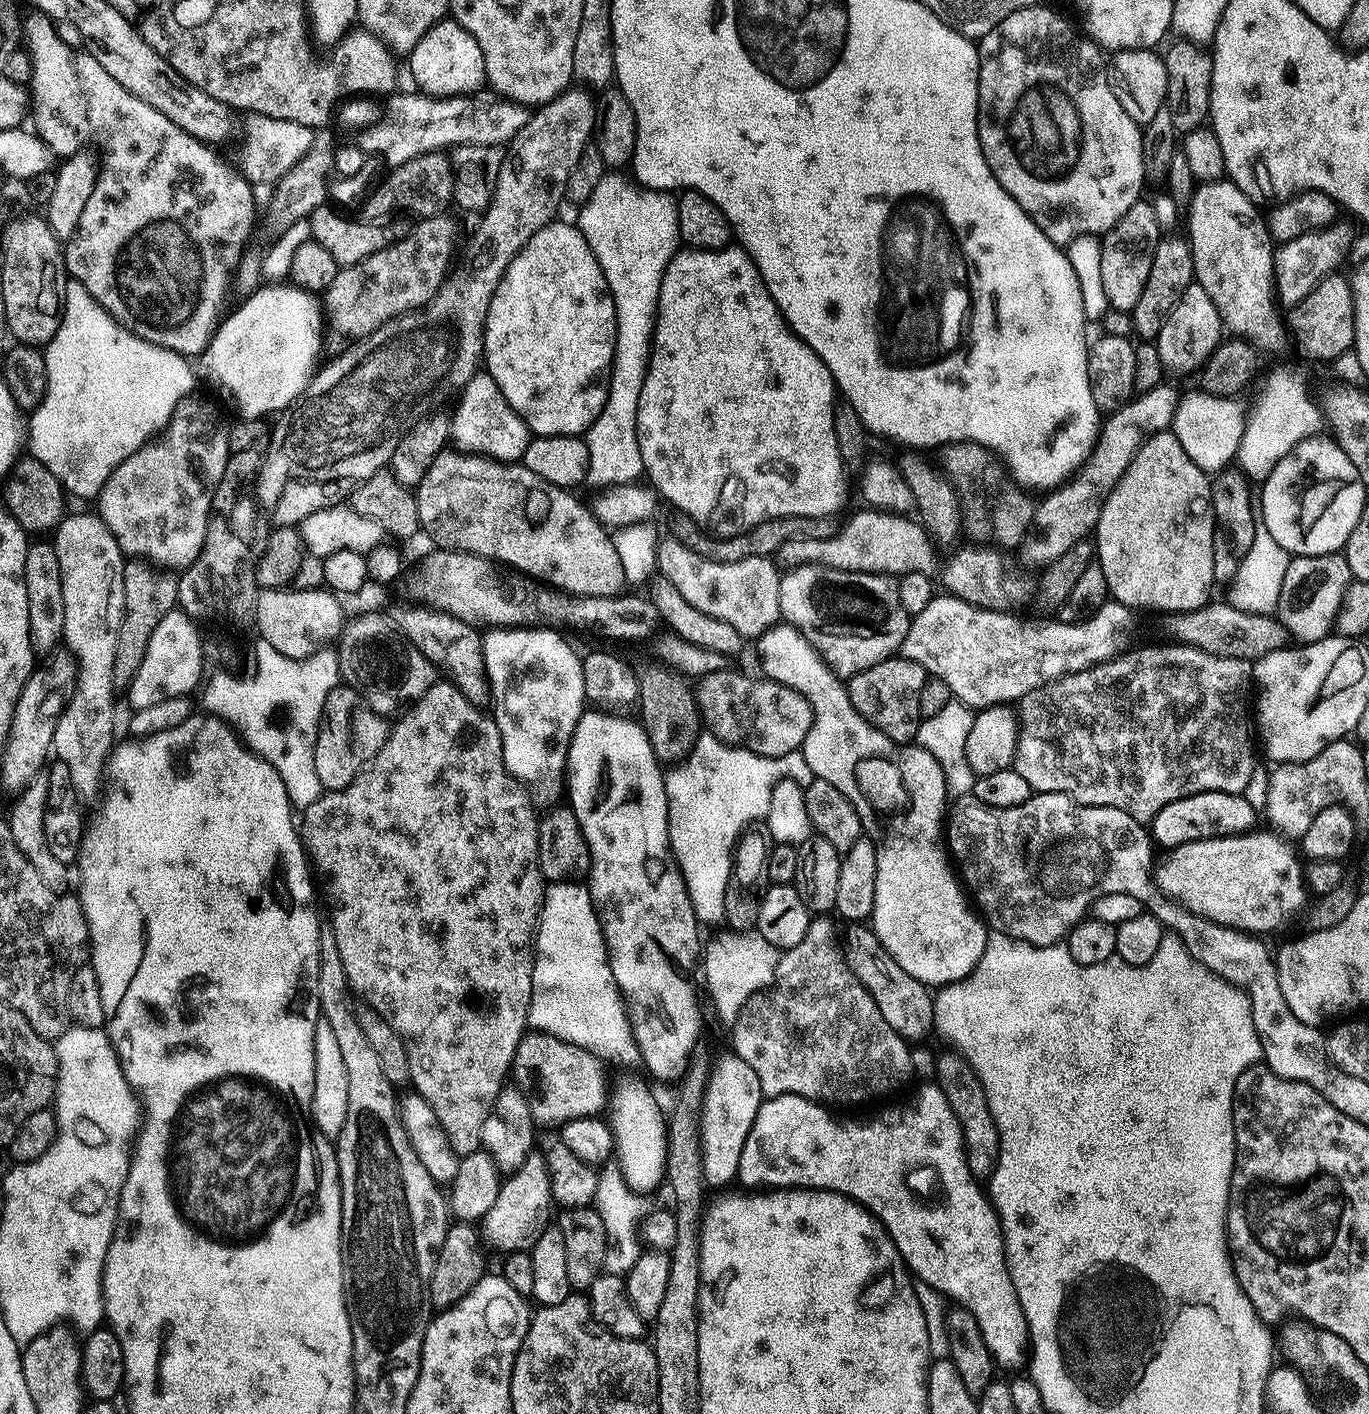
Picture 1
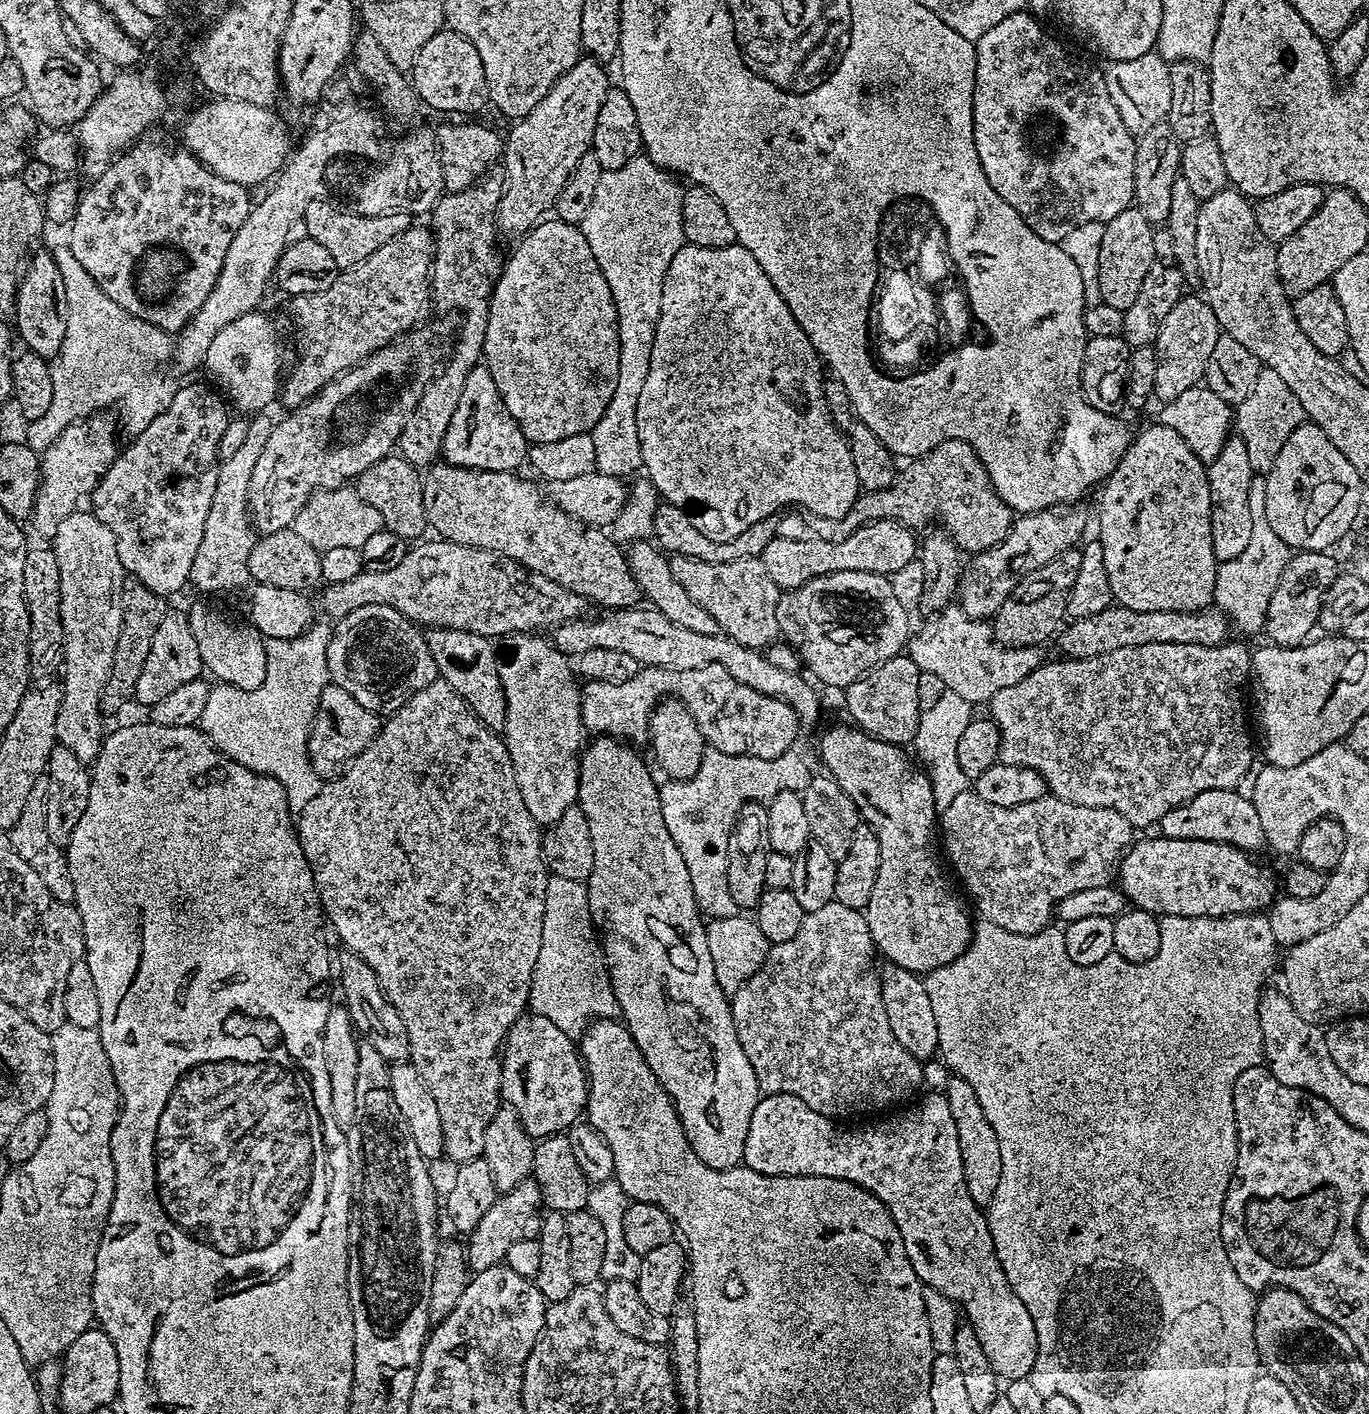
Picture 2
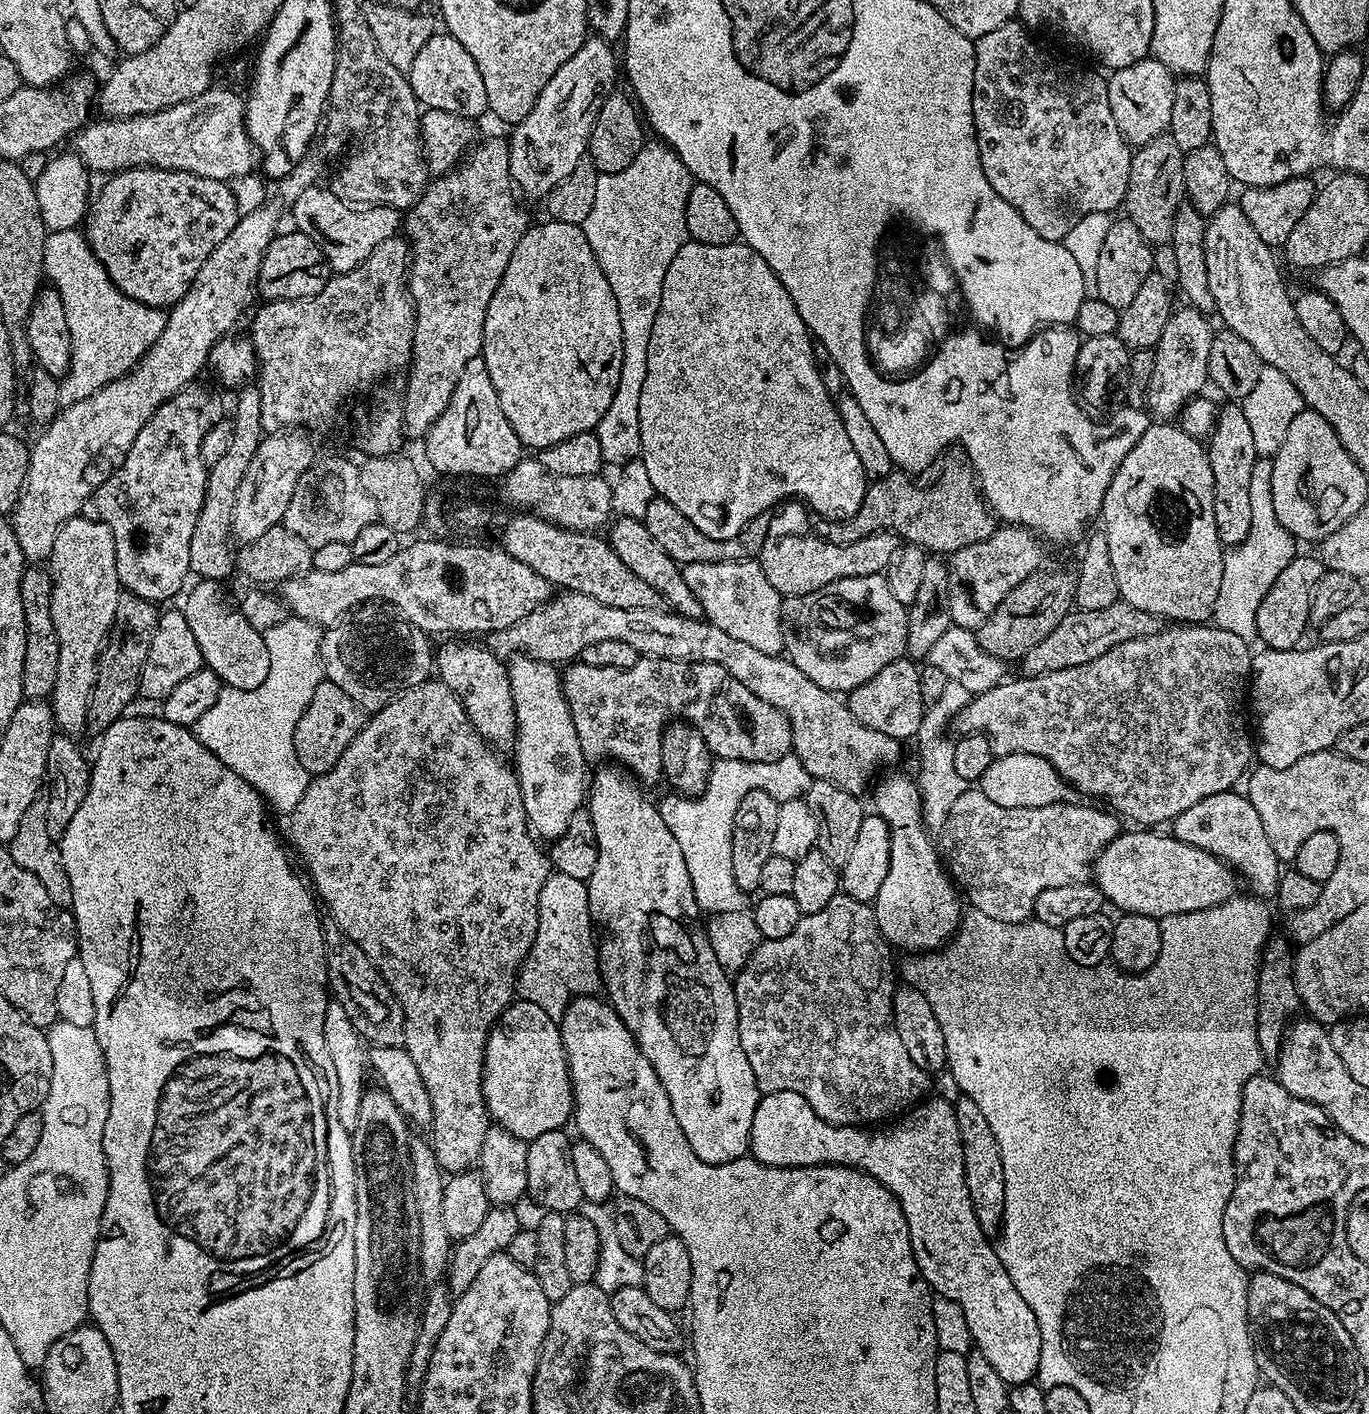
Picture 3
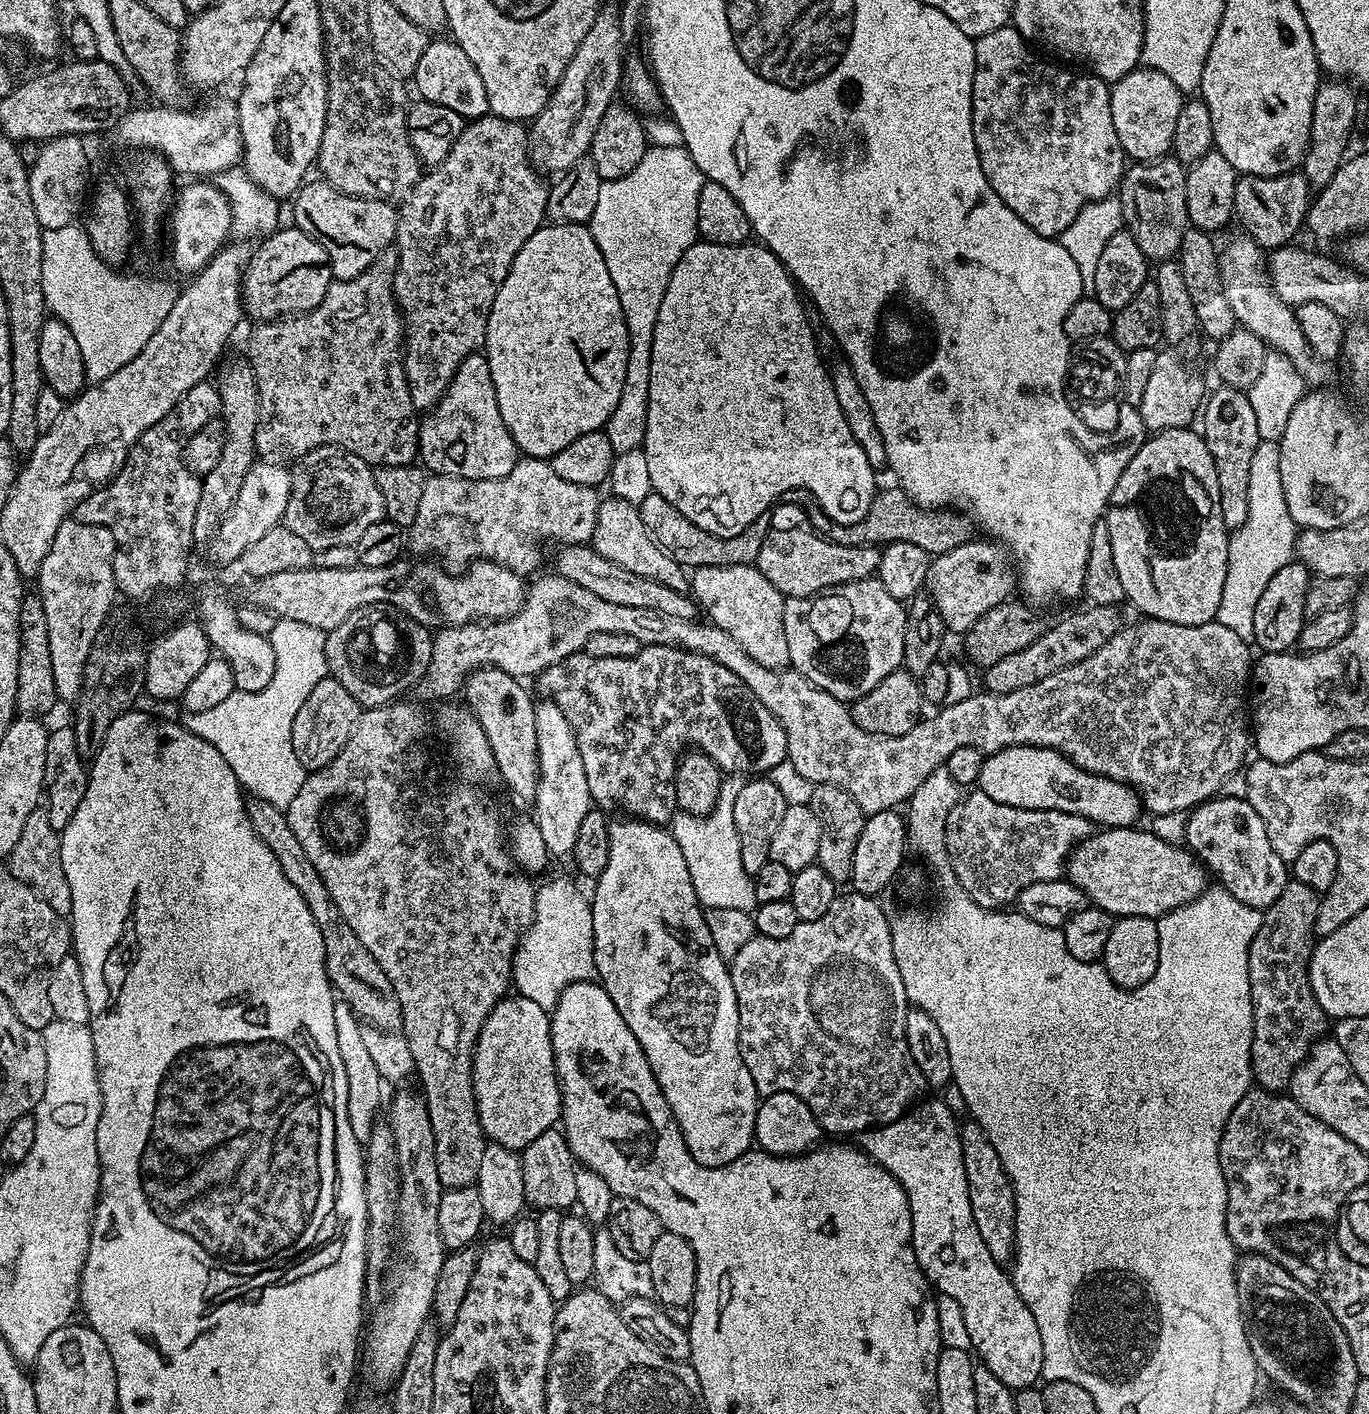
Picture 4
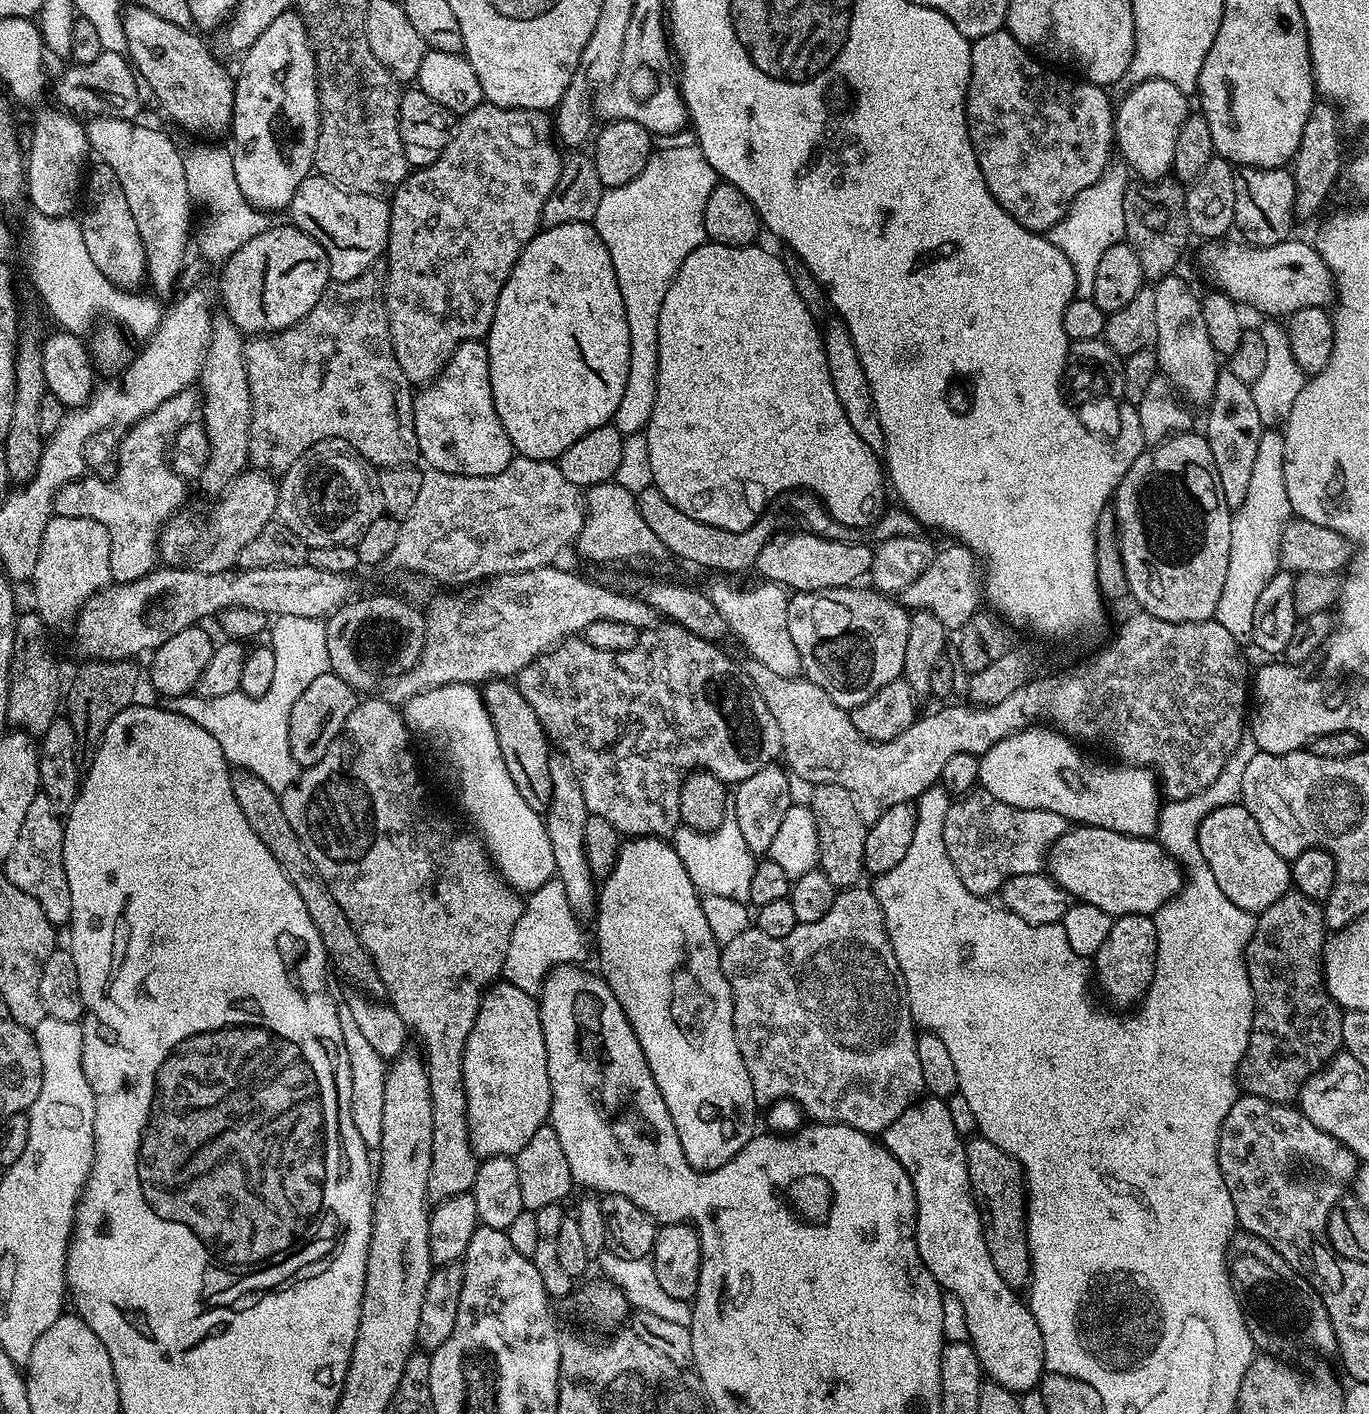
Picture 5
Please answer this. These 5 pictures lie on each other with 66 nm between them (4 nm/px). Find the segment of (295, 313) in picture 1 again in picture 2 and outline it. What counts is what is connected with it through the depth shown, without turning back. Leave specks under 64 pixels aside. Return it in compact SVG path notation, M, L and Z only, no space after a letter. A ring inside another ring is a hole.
M260 310L248 312L230 326L218 330L210 342L210 350L206 350L203 362L203 367L208 368L209 374L220 383L219 391L242 411L252 412L244 414L256 414L264 410L272 399L277 399L282 384L280 340L276 337L275 326L262 313Z

